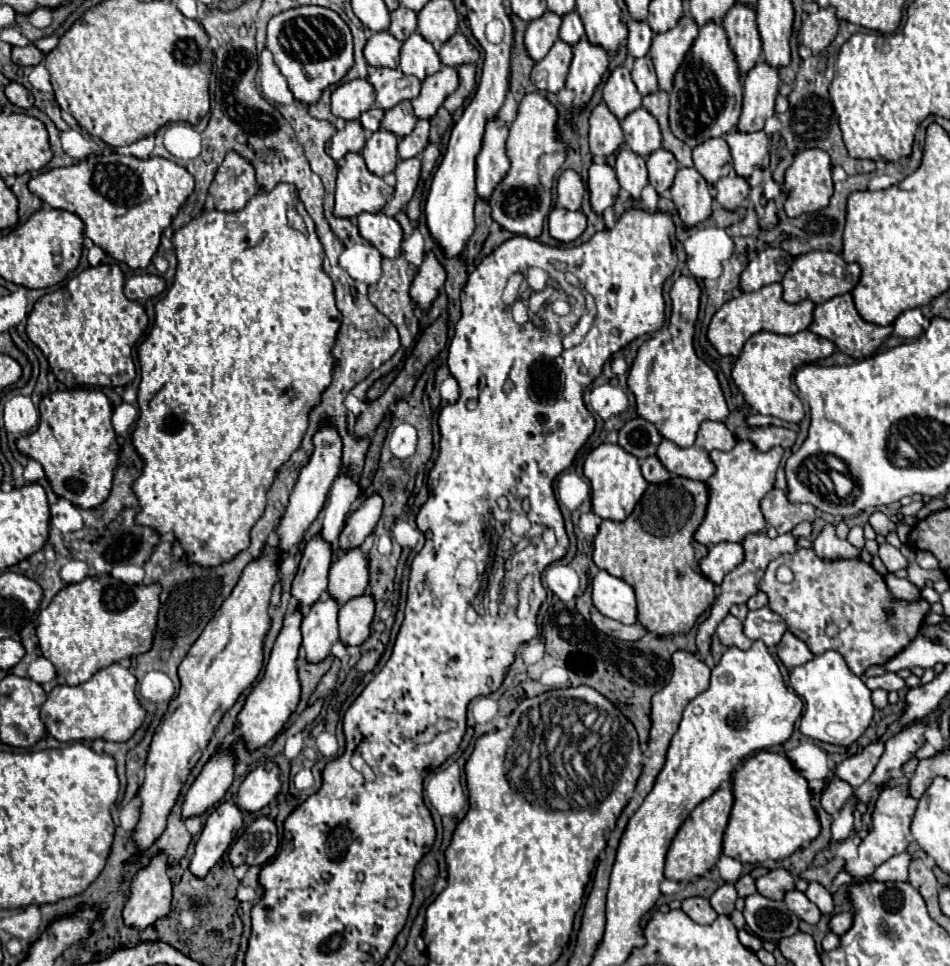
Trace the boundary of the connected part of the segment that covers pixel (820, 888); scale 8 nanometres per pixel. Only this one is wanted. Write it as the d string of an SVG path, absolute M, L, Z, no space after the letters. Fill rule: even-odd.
M812 881L812 883L808 885L808 889L806 889L806 897L808 897L810 901L814 901L824 915L830 915L830 913L832 913L832 909L834 909L832 897L830 897L830 893L826 891L824 885Z

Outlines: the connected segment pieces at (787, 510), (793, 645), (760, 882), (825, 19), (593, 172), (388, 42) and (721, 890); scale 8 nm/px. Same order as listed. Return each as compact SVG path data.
M772 489L760 501L762 515L768 525L772 525L780 535L792 531L802 521L812 521L816 517L816 509L812 505L792 505L786 499L784 489Z
M790 631L784 633L782 641L778 643L778 659L784 663L786 669L794 669L798 665L804 665L806 661L810 661L814 655L810 653L810 649L806 647L804 641L796 639Z
M772 869L772 871L768 871L766 875L756 879L756 887L758 887L758 893L762 893L764 897L776 899L776 901L782 901L786 891L796 889L792 873L786 871L786 869Z
M832 7L820 9L812 15L806 15L800 31L800 41L804 47L812 51L812 55L820 55L838 33L838 19Z
M594 161L588 173L588 191L592 209L596 213L604 213L604 209L614 203L620 191L614 167L608 165L606 161Z
M388 31L372 33L364 47L364 57L374 67L398 67L402 43Z
M724 883L722 887L718 887L714 891L714 895L710 897L710 903L714 907L714 911L718 915L730 915L734 911L734 903L738 899L738 893L734 889L732 883Z

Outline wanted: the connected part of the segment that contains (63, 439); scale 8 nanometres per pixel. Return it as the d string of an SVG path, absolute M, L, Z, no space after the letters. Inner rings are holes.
M66 389L48 393L40 401L40 425L36 431L22 435L16 449L38 461L58 497L72 501L76 507L98 507L112 487L114 467L118 463L116 433L110 423L112 405L98 389Z

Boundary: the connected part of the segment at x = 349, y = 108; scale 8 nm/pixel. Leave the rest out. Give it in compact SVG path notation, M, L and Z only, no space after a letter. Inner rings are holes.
M352 79L332 91L332 113L342 119L358 119L374 103L374 87L368 79Z

